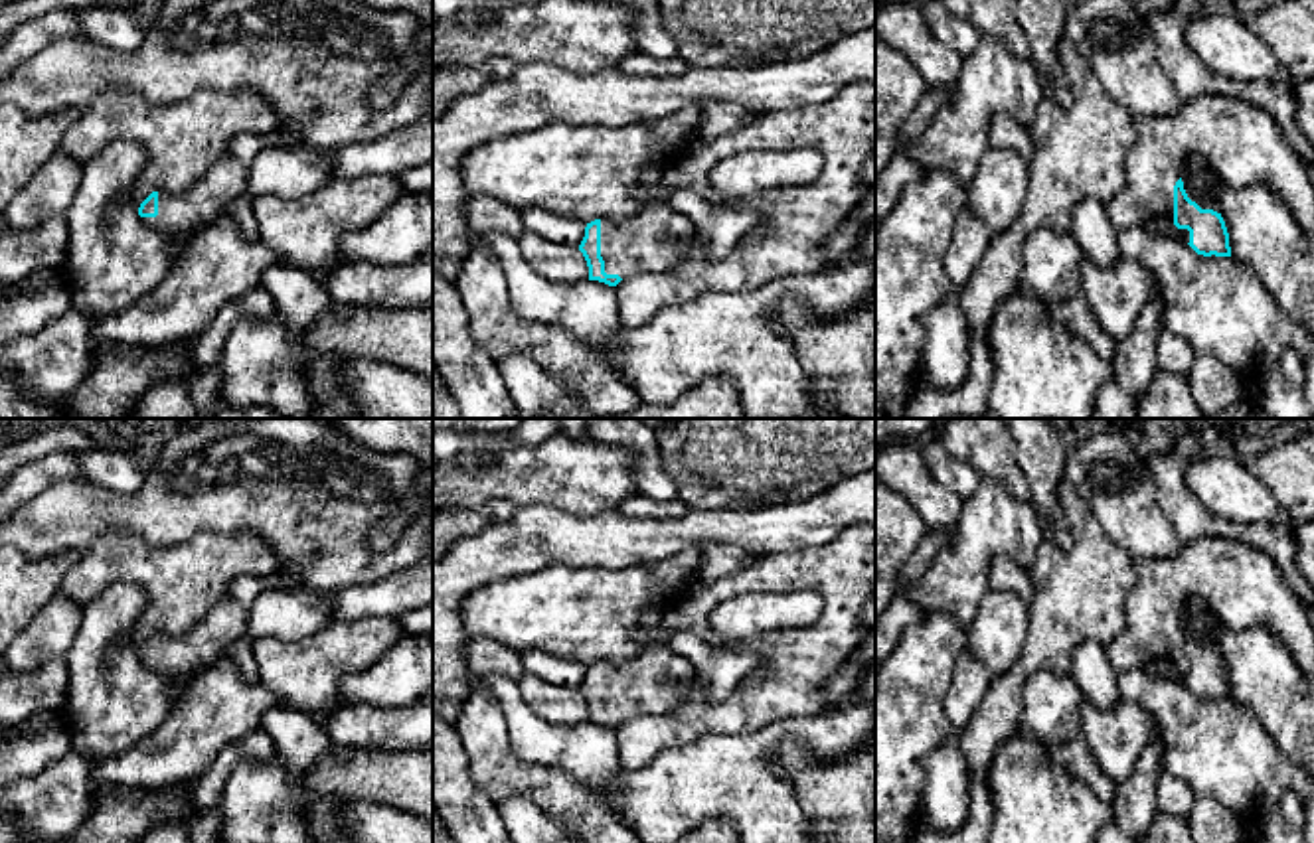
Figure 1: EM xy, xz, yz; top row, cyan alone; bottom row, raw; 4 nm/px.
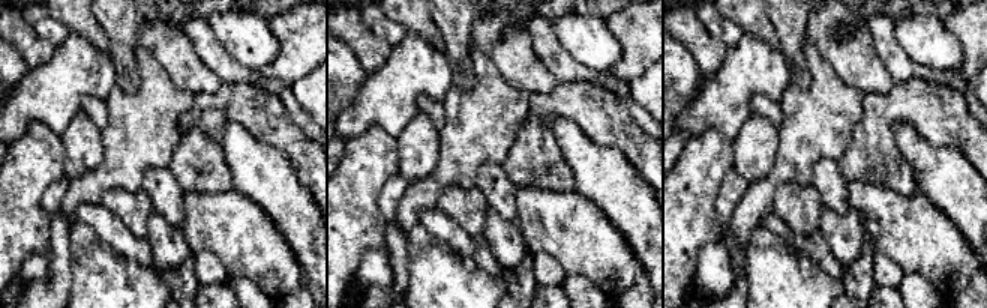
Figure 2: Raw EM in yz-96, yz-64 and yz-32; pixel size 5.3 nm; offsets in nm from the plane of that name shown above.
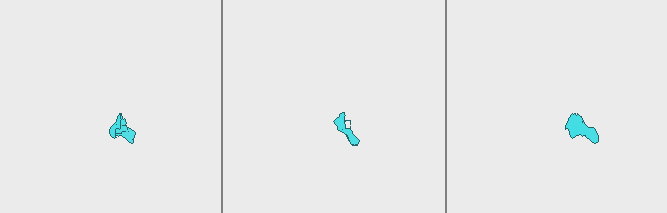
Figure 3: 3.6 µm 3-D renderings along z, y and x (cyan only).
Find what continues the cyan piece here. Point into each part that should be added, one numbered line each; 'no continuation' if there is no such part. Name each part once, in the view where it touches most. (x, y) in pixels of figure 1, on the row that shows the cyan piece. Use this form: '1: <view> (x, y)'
1: yz (1245, 147)

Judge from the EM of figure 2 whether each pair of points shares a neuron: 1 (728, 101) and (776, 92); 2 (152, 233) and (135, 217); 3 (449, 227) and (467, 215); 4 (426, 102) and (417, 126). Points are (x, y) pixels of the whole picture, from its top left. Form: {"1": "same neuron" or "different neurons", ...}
{"1": "same neuron", "2": "different neurons", "3": "different neurons", "4": "different neurons"}

